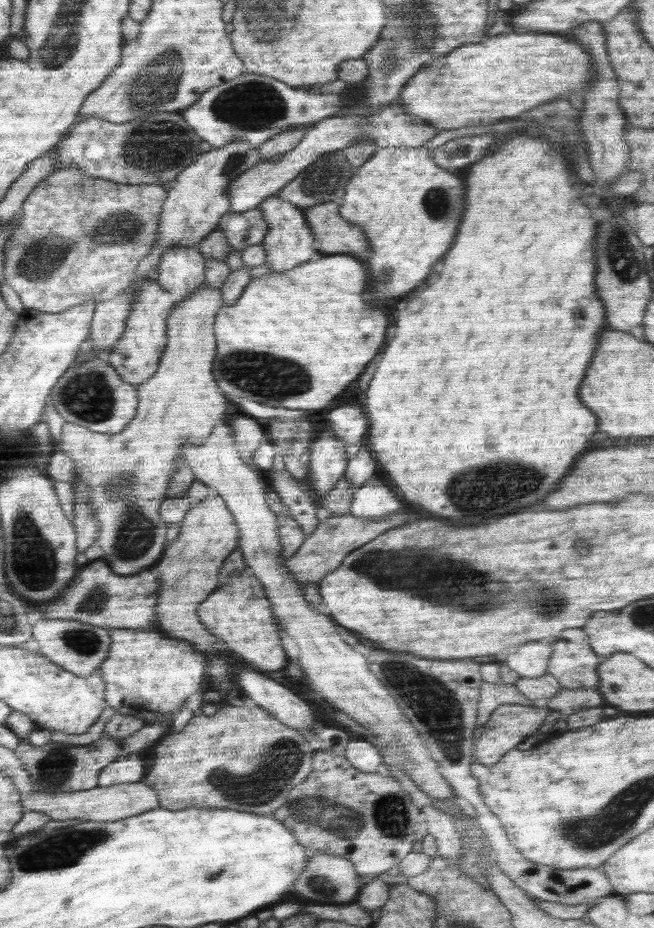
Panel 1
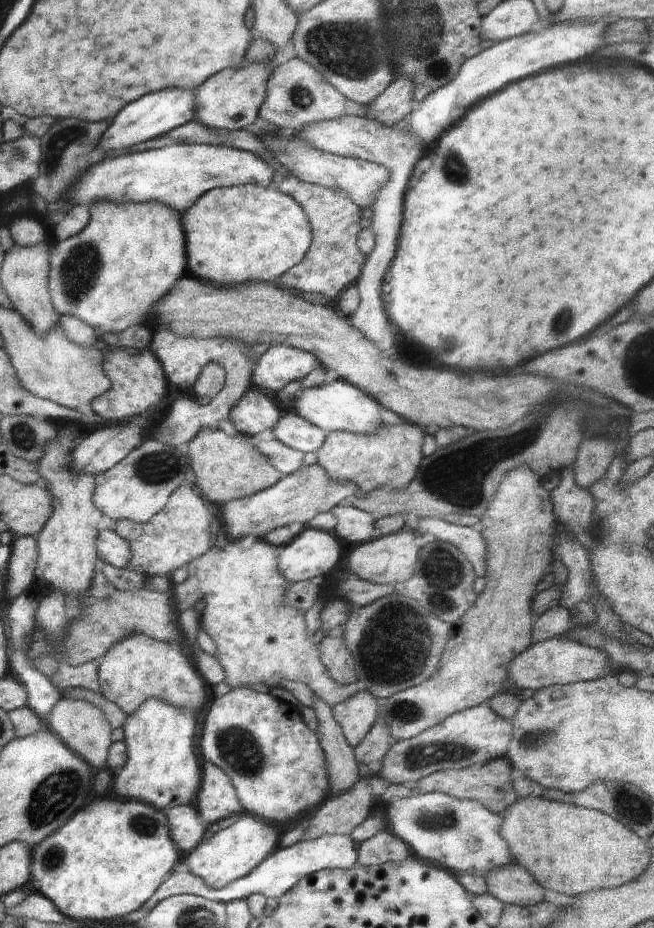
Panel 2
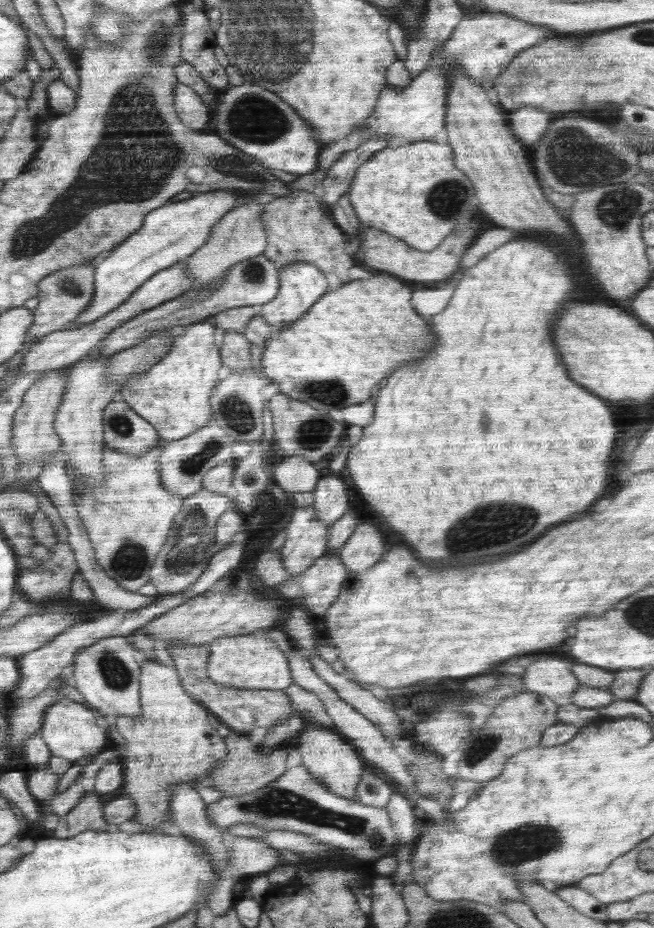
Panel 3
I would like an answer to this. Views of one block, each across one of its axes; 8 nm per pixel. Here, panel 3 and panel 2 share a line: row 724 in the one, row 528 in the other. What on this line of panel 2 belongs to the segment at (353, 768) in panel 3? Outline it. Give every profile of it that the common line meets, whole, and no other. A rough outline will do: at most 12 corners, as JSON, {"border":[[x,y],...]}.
{"border":[[306,526],[279,552],[289,583],[319,581],[340,562],[332,532]]}

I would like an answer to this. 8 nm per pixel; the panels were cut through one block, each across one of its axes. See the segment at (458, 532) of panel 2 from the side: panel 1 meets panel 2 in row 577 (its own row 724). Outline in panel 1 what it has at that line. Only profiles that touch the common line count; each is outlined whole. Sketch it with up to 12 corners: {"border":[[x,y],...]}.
{"border":[[483,681],[476,725],[486,725],[496,708],[534,706],[514,685]]}

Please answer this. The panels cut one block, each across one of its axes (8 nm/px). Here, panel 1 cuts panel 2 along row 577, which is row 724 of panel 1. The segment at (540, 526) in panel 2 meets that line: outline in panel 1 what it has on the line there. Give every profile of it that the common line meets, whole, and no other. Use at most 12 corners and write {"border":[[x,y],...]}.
{"border":[[496,708],[473,748],[474,759],[497,764],[537,732],[550,708]]}

